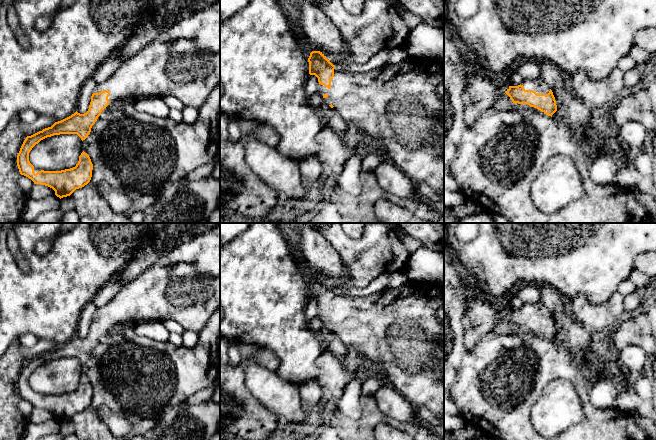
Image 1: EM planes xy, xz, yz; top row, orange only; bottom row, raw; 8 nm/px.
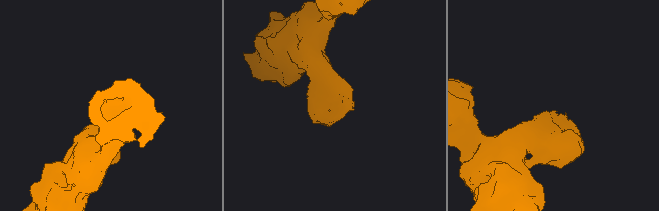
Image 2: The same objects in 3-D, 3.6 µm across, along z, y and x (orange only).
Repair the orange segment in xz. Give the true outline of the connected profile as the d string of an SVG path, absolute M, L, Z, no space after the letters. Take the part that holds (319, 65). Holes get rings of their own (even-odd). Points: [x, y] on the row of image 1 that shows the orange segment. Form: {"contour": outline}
{"contour": "M312 51L308 58L309 74L318 78L318 93L324 103L336 110L348 123L364 131L367 140L385 152L388 162L402 170L413 183L425 183L439 193L438 201L424 200L436 214L444 215L444 154L435 156L433 148L443 139L440 133L441 100L436 93L437 86L443 82L443 63L431 58L409 56L399 63L388 62L370 72L349 74L333 65L320 51Z"}

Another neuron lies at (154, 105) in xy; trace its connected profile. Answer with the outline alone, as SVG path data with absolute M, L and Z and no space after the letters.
M159 96L138 99L135 101L134 107L137 112L147 113L158 118L168 117L170 111L163 98Z

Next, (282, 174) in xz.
M237 120L242 136L239 139L244 146L245 161L249 167L272 189L290 198L300 199L307 196L303 187L299 162L279 153L275 147L251 138L250 132L258 128L256 120Z

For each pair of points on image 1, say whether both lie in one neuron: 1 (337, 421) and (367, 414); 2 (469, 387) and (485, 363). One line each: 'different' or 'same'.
1: same
2: same

